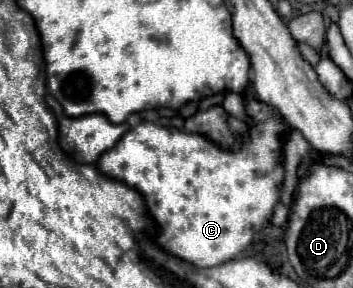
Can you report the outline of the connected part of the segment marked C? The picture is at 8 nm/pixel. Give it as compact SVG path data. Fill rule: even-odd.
M249 98L247 112L253 116L255 126L249 130L249 140L245 140L245 146L237 154L221 150L215 146L215 142L199 134L187 134L173 128L163 128L153 122L141 122L123 134L117 146L107 150L97 162L97 170L101 174L127 184L143 196L145 208L157 224L155 244L197 268L217 266L245 250L265 224L267 216L273 212L273 206L279 198L279 184L283 182L279 150L283 148L281 136L287 128L283 126L281 116L259 100Z

